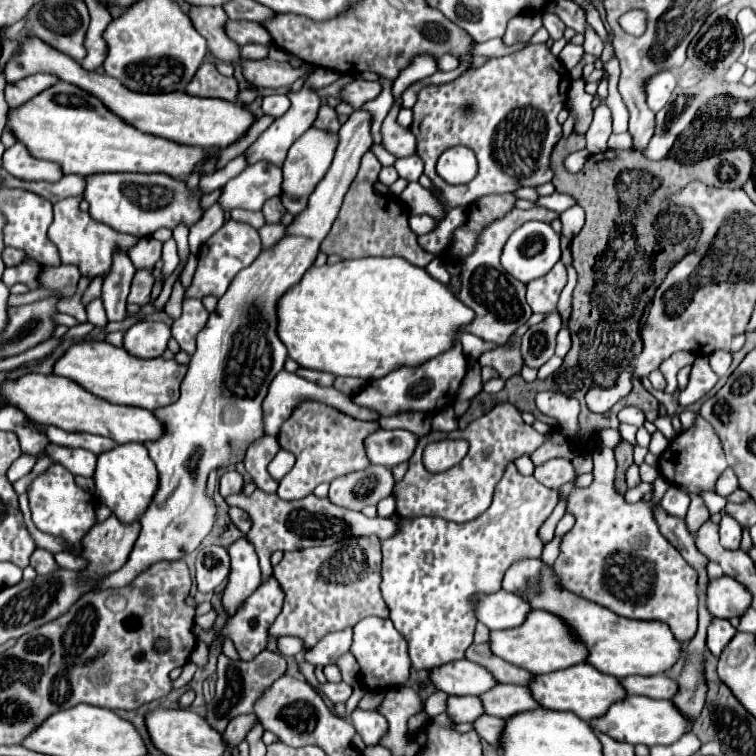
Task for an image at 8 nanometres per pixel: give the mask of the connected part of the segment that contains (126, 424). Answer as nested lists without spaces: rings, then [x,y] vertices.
[[[30,372],[16,382],[6,382],[2,386],[2,394],[8,404],[16,404],[30,420],[44,426],[54,424],[66,432],[90,432],[112,438],[116,444],[154,442],[164,434],[164,424],[154,416],[154,412],[136,406],[112,404],[100,396],[92,396],[92,392],[84,390],[78,382],[56,374],[44,376]]]

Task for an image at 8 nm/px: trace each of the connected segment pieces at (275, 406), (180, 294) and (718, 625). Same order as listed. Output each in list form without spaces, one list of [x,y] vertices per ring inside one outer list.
[[[282,370],[282,372],[278,372],[276,378],[272,380],[270,390],[268,390],[268,396],[264,398],[264,404],[262,404],[262,410],[264,410],[264,432],[270,434],[270,436],[276,436],[276,434],[278,434],[278,428],[282,426],[282,422],[286,422],[286,420],[292,416],[292,410],[294,410],[302,400],[318,400],[318,402],[324,402],[324,404],[328,404],[328,406],[332,406],[332,408],[336,408],[336,410],[344,412],[344,414],[350,414],[350,416],[354,416],[354,418],[374,420],[374,414],[372,414],[370,410],[360,408],[360,406],[356,406],[354,402],[348,402],[350,396],[334,390],[333,387],[316,386],[316,384],[310,382],[310,380],[304,380],[304,378],[296,376],[296,374],[290,374],[290,372]]]
[[[178,279],[172,290],[172,294],[170,299],[168,300],[164,311],[173,319],[175,320],[178,318],[182,312],[182,301],[184,299],[185,289],[182,286],[180,279]]]
[[[714,618],[712,624],[708,626],[708,638],[706,638],[706,646],[710,648],[712,654],[720,656],[724,646],[728,646],[728,642],[734,638],[736,634],[736,628],[728,622],[728,620],[720,620],[720,618]]]

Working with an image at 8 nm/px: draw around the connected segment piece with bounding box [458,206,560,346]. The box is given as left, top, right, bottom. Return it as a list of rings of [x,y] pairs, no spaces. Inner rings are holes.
[[[536,206],[532,210],[518,210],[514,208],[512,212],[508,212],[504,218],[496,220],[494,224],[490,224],[482,236],[480,242],[474,250],[474,254],[470,254],[468,258],[462,260],[462,292],[458,294],[458,298],[476,312],[474,322],[466,328],[466,332],[476,334],[478,338],[484,338],[486,342],[496,342],[496,346],[502,346],[508,342],[508,338],[516,332],[516,328],[520,324],[526,324],[532,316],[532,310],[528,310],[526,304],[526,284],[518,282],[514,276],[510,276],[502,266],[500,266],[500,254],[504,248],[504,242],[510,238],[510,234],[514,230],[518,230],[524,222],[528,220],[540,220],[540,222],[552,222],[554,218],[558,218],[560,214],[542,206]]]

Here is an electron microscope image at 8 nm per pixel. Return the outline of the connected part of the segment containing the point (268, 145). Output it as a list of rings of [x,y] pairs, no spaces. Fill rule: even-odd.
[[[316,68],[316,70],[306,78],[306,82],[304,82],[304,86],[300,88],[300,92],[288,92],[288,98],[290,98],[292,106],[288,108],[288,112],[286,112],[284,116],[276,118],[276,120],[272,122],[272,126],[270,126],[268,130],[264,130],[264,134],[260,134],[260,138],[244,152],[246,162],[248,162],[248,164],[256,164],[258,160],[266,160],[266,162],[272,162],[272,164],[276,164],[276,166],[282,166],[282,164],[284,164],[284,158],[286,158],[286,154],[288,154],[288,150],[290,150],[290,146],[292,146],[292,144],[314,124],[314,120],[316,120],[316,114],[318,114],[318,110],[320,110],[320,106],[322,106],[322,100],[320,100],[320,96],[316,94],[316,90],[320,90],[320,88],[332,84],[332,82],[338,80],[338,78],[340,78],[340,74],[334,72],[334,70]]]

